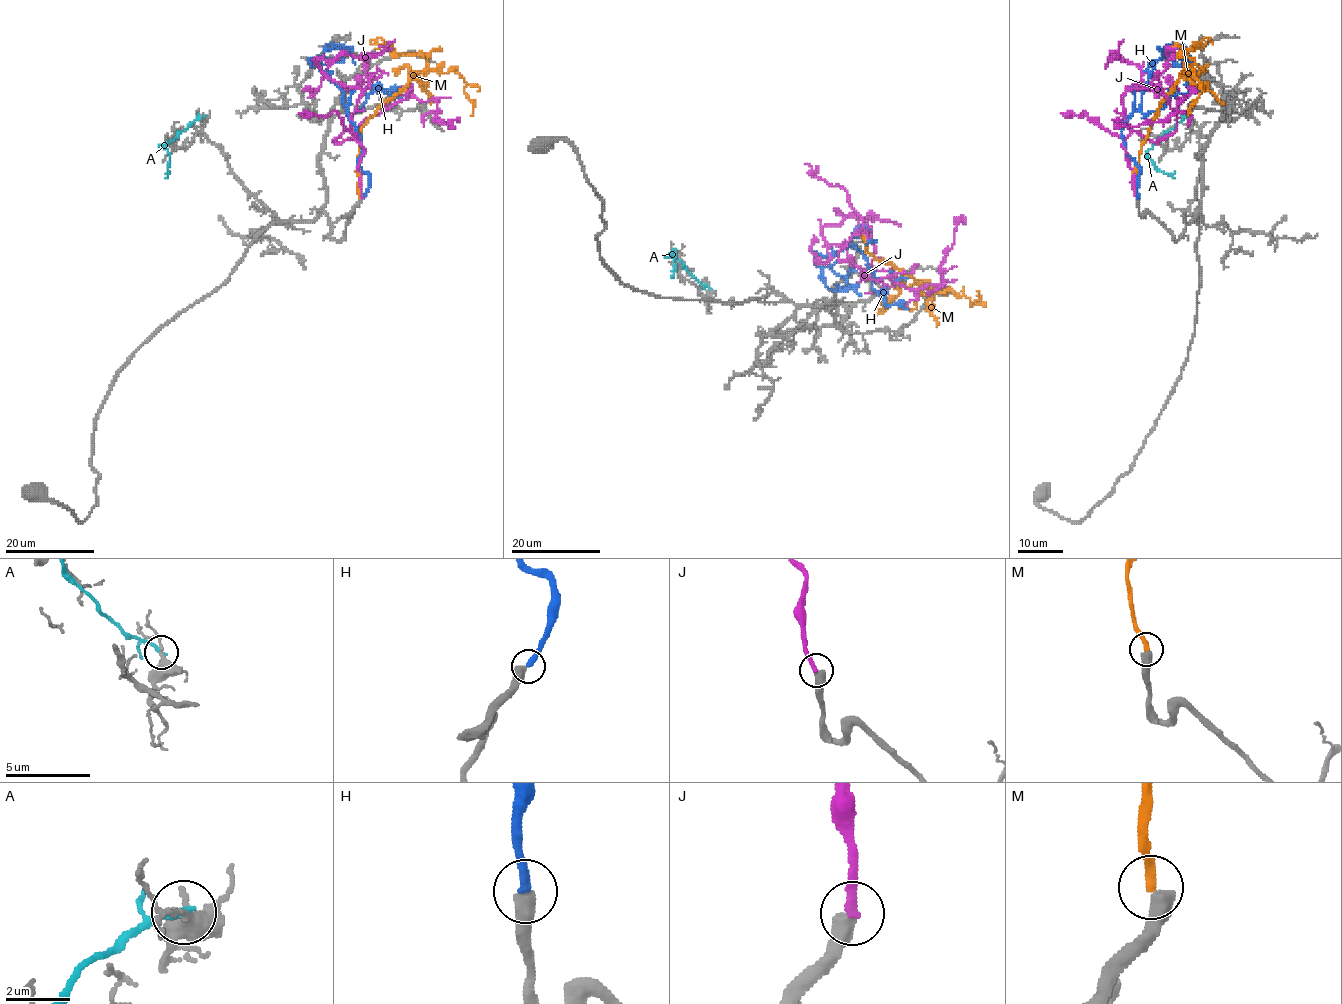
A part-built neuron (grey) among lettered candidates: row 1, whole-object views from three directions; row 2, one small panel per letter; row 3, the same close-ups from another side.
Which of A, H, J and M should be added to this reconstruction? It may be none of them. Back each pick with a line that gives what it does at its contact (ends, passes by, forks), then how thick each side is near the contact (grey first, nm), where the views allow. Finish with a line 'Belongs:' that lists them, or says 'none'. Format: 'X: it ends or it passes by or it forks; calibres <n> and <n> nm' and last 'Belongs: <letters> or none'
Belongs: none

